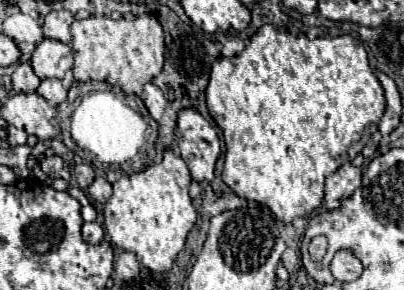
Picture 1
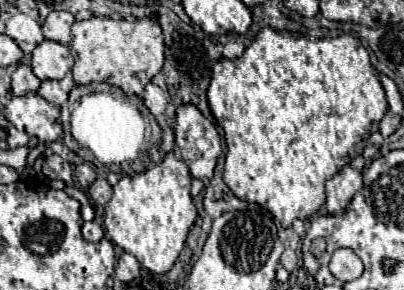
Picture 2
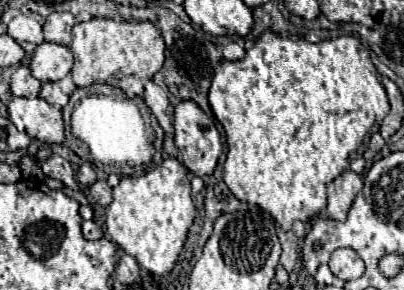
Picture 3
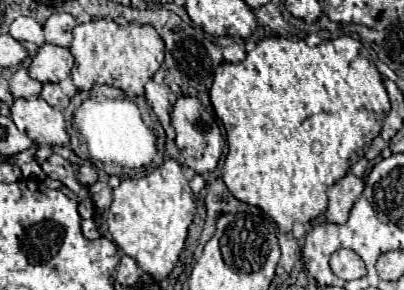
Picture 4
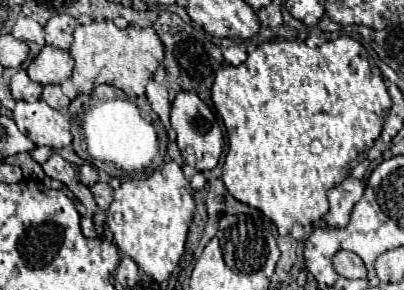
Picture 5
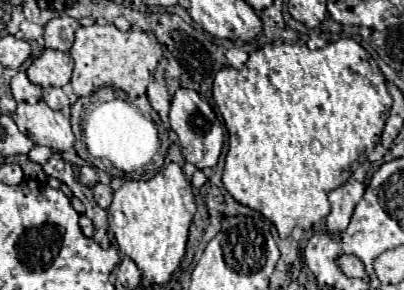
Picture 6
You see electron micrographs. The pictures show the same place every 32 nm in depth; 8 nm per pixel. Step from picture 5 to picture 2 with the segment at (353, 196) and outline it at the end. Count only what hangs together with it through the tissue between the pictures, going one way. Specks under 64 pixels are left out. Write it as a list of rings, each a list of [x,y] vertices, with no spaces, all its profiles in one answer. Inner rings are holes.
[[[344,166],[334,178],[326,182],[326,212],[342,216],[352,196],[362,188],[362,172]]]

